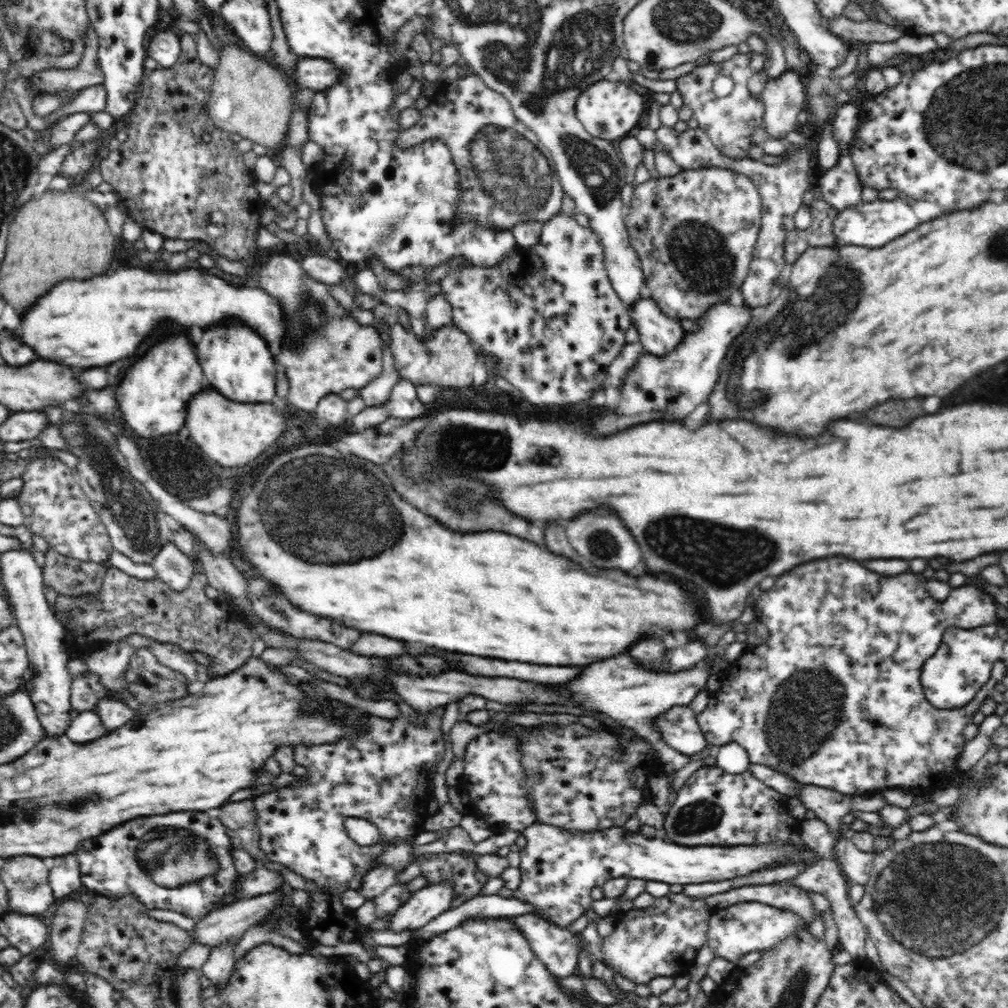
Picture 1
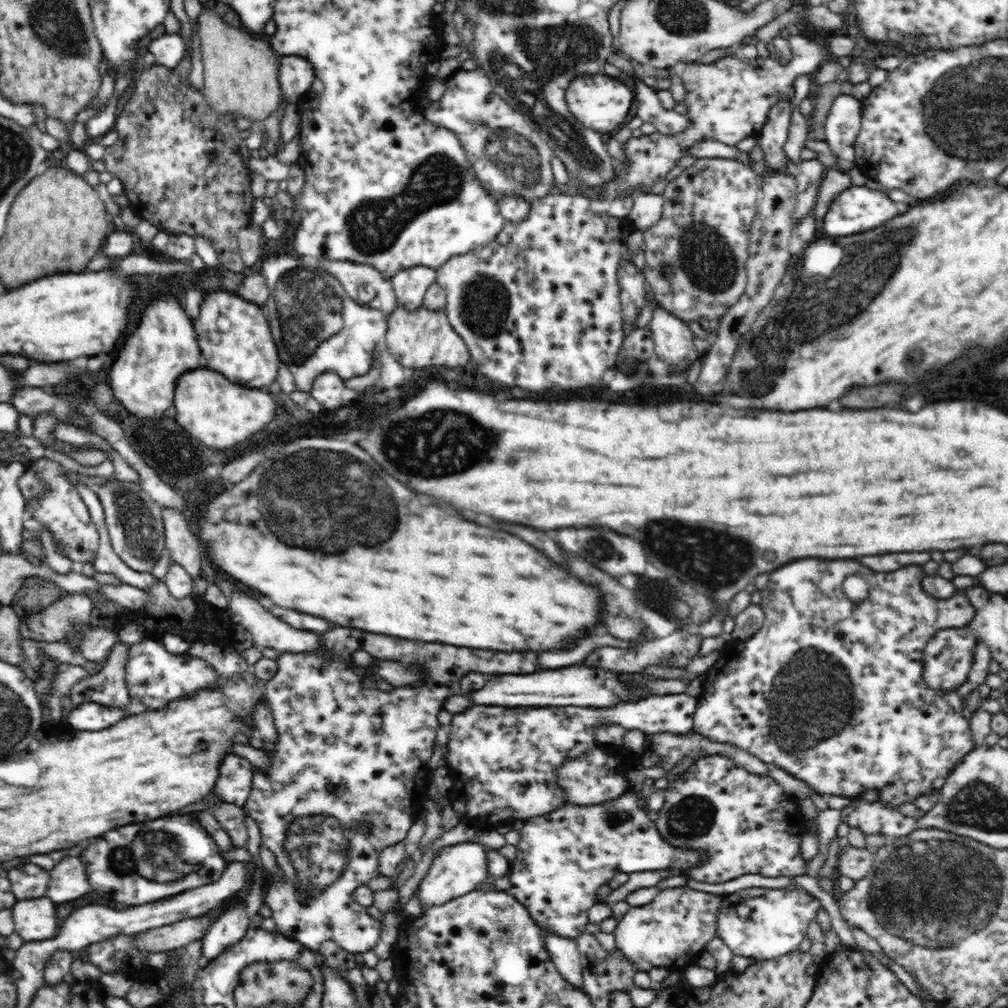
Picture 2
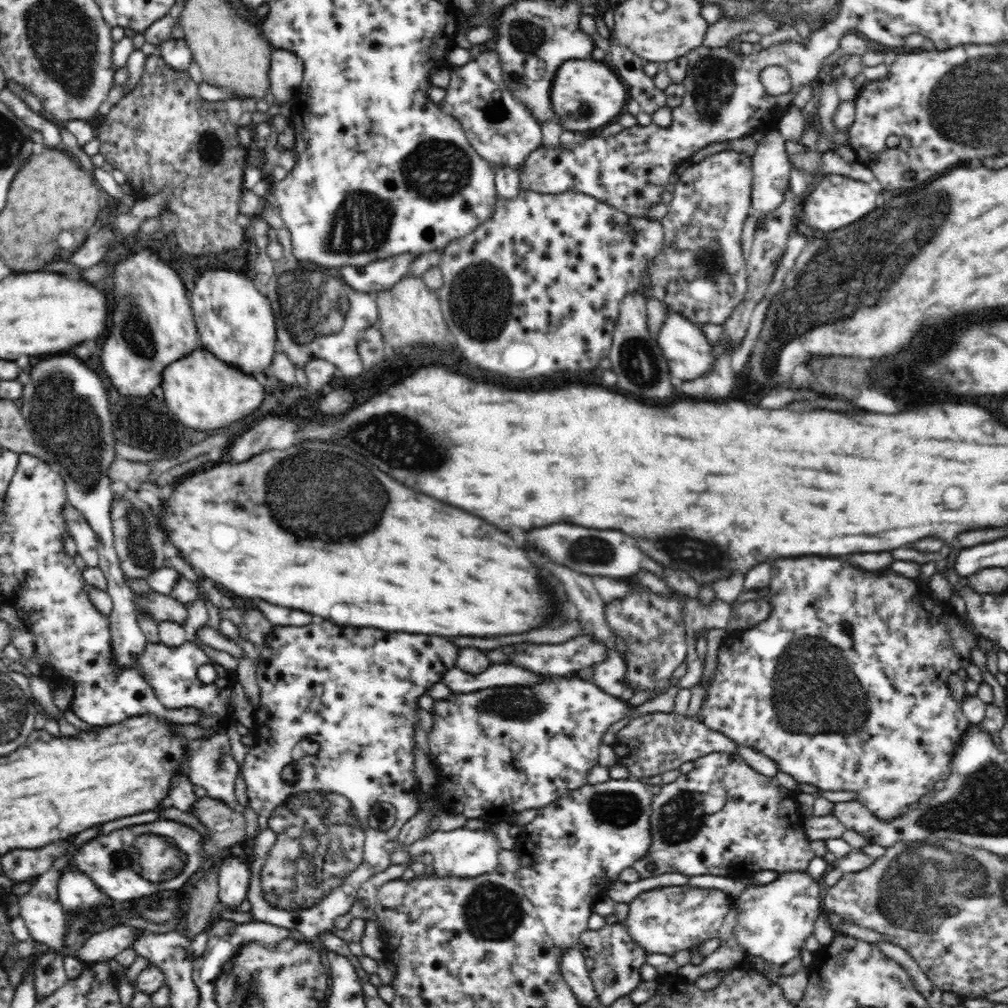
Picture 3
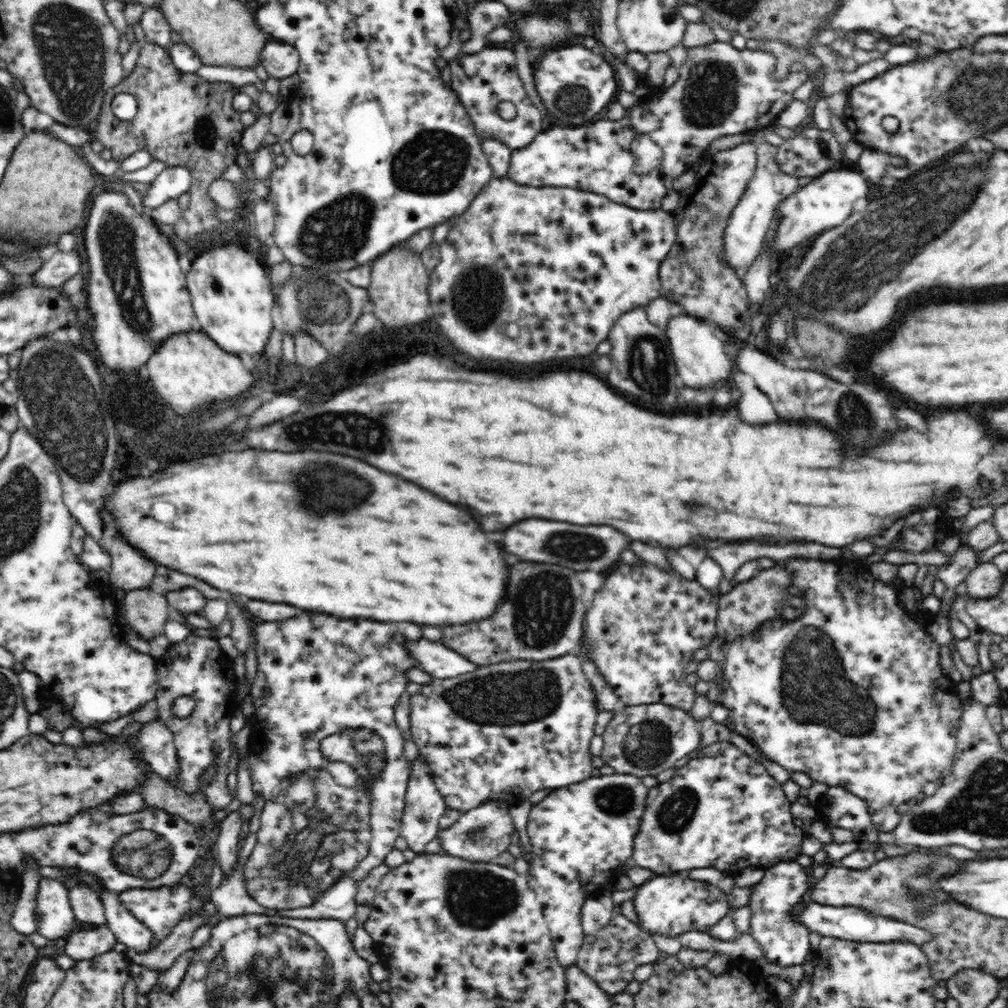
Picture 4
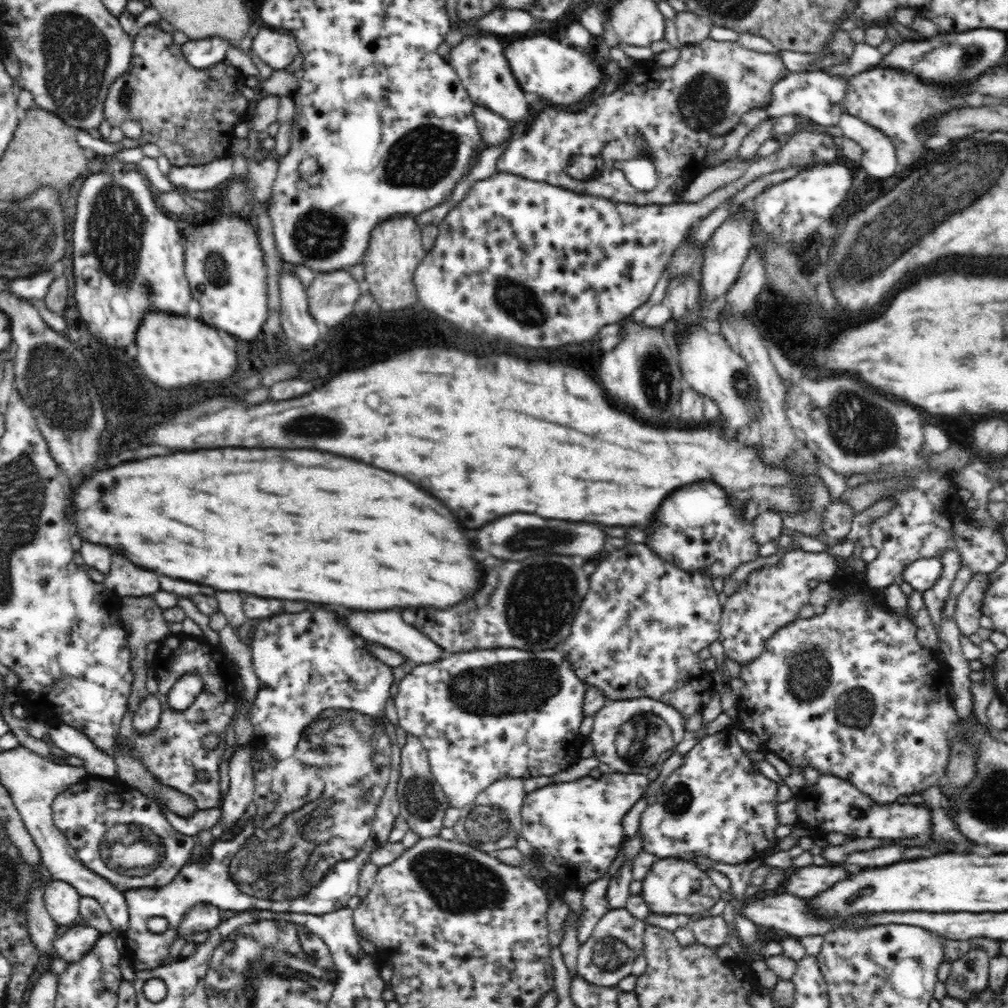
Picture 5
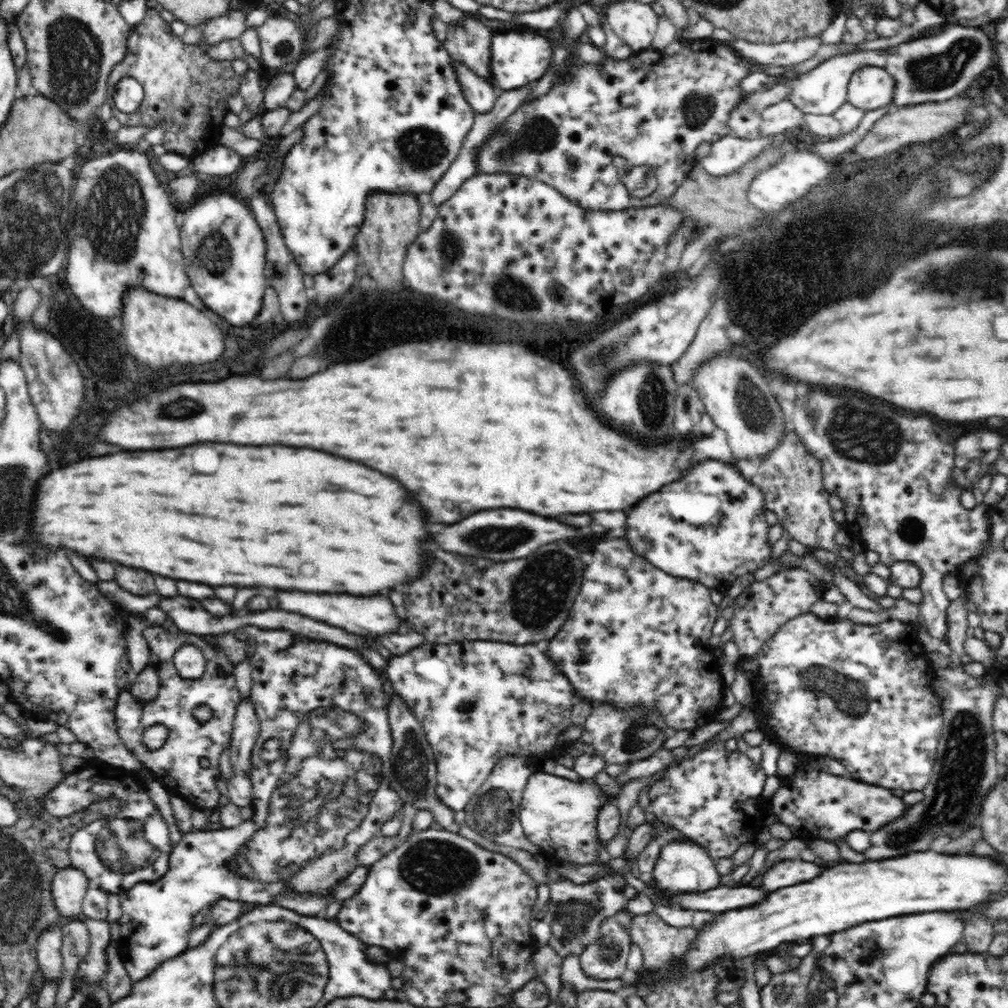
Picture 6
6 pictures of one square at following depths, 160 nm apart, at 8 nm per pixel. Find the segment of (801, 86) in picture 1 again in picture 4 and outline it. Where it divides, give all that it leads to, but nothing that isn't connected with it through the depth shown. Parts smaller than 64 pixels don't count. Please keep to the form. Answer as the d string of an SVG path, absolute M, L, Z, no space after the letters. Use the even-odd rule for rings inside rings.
M768 144L758 146L757 165L753 177L748 182L740 202L734 208L728 226L724 228L724 259L726 263L739 273L745 272L759 255L765 242L765 236L770 223L774 218L774 210L782 200L786 200L792 192L799 188L798 177L780 170L778 163L774 161L778 148Z

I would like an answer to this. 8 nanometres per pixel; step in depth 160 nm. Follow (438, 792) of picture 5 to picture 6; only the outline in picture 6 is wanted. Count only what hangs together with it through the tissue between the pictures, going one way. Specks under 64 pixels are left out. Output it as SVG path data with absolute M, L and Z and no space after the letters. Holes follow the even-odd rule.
M394 692L392 700L385 709L385 717L388 718L392 731L392 762L396 770L394 772L396 782L392 782L391 788L400 795L403 803L408 802L414 810L431 810L434 822L439 822L444 830L456 833L459 826L454 821L454 810L446 803L442 803L440 797L436 795L438 779L433 750L426 740L424 728L408 707Z

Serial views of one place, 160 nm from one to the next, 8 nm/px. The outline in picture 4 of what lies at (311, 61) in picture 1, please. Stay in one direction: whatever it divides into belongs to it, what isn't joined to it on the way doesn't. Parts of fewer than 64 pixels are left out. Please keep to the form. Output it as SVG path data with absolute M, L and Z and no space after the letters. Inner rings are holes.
M276 40L264 44L260 59L269 77L278 80L297 74L299 68L299 52L291 44Z

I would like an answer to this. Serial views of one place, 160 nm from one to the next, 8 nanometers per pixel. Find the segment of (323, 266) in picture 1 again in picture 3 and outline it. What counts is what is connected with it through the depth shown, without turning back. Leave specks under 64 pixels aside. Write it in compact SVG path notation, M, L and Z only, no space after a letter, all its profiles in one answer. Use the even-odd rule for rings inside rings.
M415 252L369 262L366 266L344 265L339 267L342 280L352 289L368 294L392 289L409 271L410 263L418 256Z

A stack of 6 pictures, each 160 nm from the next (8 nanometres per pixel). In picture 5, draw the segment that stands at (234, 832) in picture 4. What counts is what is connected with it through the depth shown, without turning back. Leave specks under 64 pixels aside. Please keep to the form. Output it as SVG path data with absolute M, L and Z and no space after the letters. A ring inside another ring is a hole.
M250 744L246 747L237 745L235 753L228 760L229 791L220 808L223 832L230 832L236 822L243 819L242 814L246 812L246 806L253 802L255 778L250 765L252 756Z

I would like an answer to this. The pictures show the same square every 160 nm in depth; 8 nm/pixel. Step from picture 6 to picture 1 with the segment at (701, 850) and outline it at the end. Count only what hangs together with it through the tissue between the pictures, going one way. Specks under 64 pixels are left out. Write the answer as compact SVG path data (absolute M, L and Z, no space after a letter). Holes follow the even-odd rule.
M670 892L666 896L655 898L646 908L622 912L618 914L613 932L602 938L600 960L608 964L614 973L620 973L636 985L648 985L656 977L688 977L694 967L698 950L707 944L709 918L713 912L704 899L694 899L682 892Z

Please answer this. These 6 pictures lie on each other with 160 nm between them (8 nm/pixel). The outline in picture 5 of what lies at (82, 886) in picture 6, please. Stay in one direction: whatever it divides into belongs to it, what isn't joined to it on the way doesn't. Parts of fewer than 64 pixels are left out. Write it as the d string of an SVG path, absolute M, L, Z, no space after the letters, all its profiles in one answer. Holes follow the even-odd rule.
M52 879L43 888L43 901L50 916L61 930L74 925L80 918L79 902L82 896L63 880Z

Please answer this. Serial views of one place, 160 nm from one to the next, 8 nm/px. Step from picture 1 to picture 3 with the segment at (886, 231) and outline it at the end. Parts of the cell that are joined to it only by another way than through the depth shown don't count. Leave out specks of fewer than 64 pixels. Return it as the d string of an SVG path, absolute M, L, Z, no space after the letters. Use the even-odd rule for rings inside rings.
M828 173L816 180L816 186L805 195L803 203L803 219L800 222L815 228L818 233L840 230L844 226L860 220L862 216L870 214L878 206L880 195L872 190L868 182L854 180L853 178Z

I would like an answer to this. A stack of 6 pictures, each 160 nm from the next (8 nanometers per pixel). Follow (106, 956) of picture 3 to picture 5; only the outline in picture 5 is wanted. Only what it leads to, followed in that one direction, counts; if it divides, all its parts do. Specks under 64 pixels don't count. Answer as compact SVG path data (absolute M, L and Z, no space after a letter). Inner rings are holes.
M74 924L61 930L53 945L58 956L70 964L83 959L94 948L100 934L94 927Z

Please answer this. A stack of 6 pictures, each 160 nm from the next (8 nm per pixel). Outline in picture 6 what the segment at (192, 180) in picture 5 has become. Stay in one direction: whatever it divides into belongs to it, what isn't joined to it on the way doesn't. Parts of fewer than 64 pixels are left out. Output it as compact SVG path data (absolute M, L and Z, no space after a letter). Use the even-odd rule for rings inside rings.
M216 144L190 161L186 173L197 172L206 176L231 176L244 164L244 158L225 145Z

